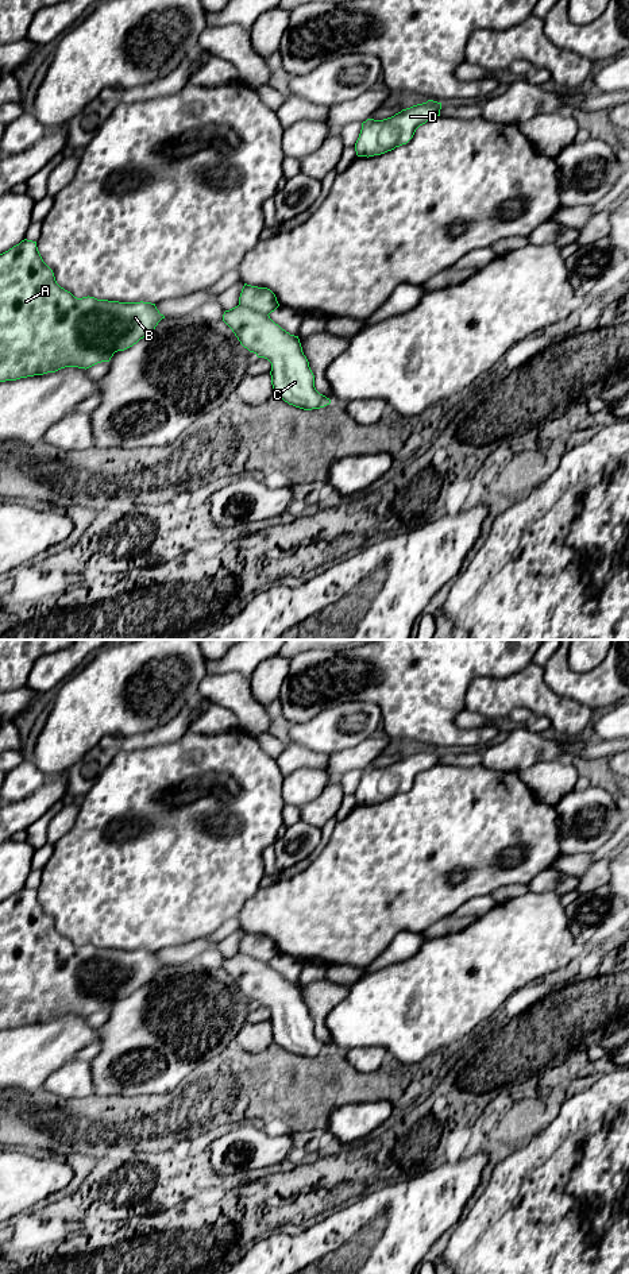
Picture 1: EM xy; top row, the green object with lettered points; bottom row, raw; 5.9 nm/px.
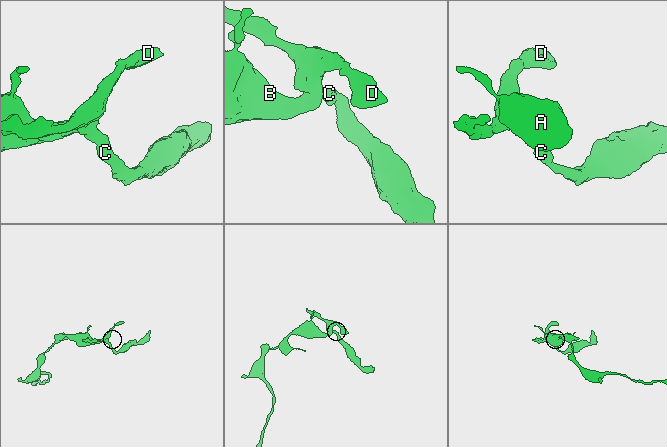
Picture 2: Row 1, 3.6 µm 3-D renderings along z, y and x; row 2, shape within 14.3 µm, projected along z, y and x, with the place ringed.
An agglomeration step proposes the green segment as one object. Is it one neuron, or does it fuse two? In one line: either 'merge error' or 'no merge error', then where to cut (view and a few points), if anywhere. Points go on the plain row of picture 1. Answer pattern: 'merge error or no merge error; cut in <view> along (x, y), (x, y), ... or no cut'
merge error; cut in xy along (239, 952), (267, 962)

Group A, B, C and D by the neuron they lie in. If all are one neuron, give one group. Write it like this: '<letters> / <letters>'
A B C / D

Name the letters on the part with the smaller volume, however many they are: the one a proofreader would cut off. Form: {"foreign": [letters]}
{"foreign": ["D"]}

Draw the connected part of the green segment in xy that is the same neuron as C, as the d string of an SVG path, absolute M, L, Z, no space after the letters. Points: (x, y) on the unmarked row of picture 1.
M238 953L223 962L240 992L271 1011L274 1042L304 1058L320 1057L331 1047L314 1035L314 1023L298 984L275 972L269 962Z

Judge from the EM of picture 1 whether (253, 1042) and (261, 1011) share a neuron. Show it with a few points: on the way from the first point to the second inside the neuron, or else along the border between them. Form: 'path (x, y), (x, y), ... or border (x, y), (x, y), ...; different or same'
path (257, 1034), (258, 1019); same

